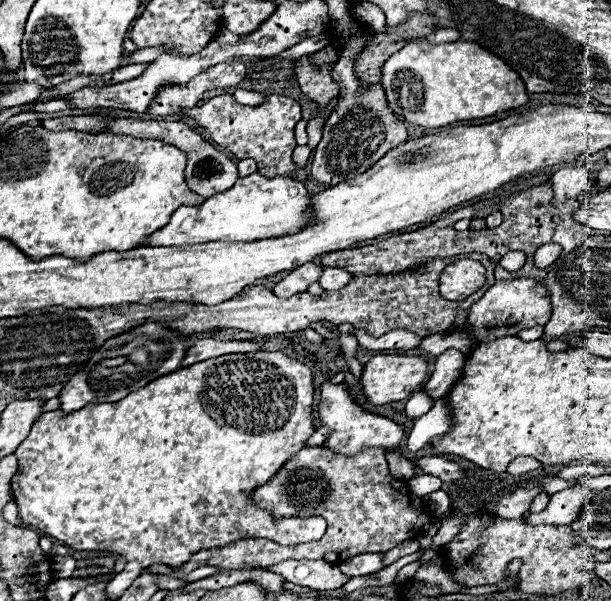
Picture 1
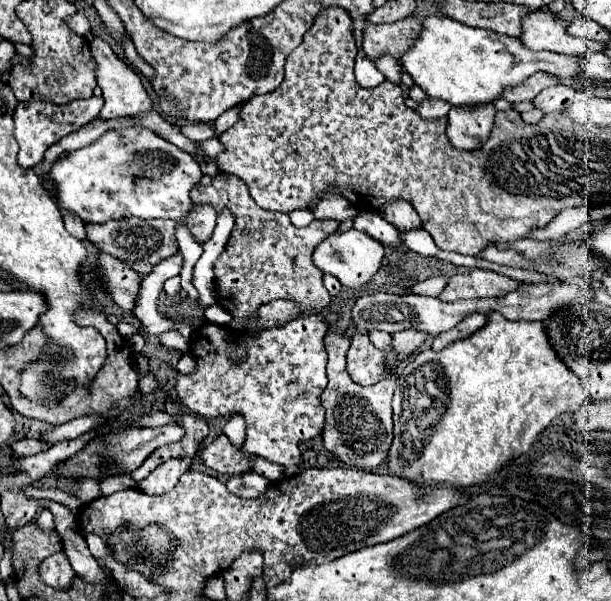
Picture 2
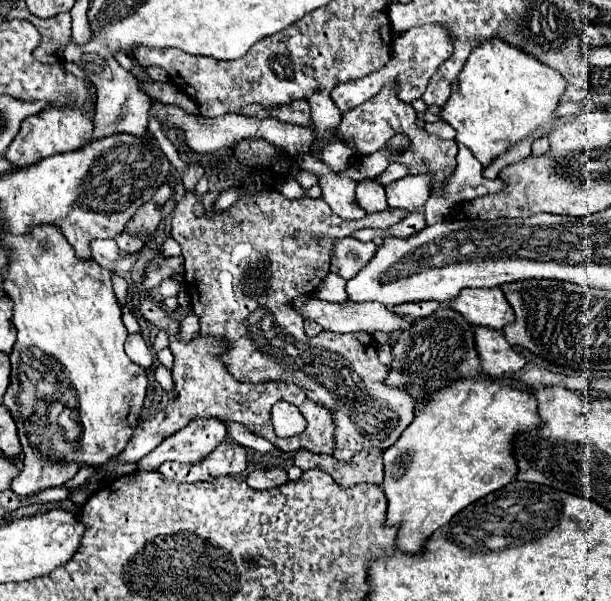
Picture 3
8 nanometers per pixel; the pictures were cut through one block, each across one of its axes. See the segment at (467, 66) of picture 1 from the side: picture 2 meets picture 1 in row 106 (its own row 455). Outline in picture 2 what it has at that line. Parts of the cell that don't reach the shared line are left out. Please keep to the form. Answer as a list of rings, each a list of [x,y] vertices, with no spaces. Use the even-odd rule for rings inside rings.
[[[490,312],[488,314],[488,322],[484,328],[480,328],[478,332],[474,332],[472,336],[468,336],[466,340],[448,344],[444,350],[434,352],[434,350],[422,350],[416,356],[410,358],[410,362],[402,368],[400,378],[398,378],[398,388],[394,392],[394,400],[392,400],[392,410],[394,410],[394,442],[390,448],[390,456],[388,456],[388,468],[392,474],[414,480],[416,484],[436,484],[436,482],[444,482],[448,486],[472,486],[472,484],[482,484],[488,482],[490,478],[494,478],[494,474],[502,468],[504,462],[526,454],[530,450],[530,446],[534,444],[536,436],[542,432],[542,428],[546,428],[546,424],[550,424],[550,420],[554,420],[558,414],[562,412],[574,412],[578,406],[583,405],[589,398],[584,395],[582,382],[578,376],[574,376],[574,372],[570,372],[570,368],[566,368],[566,364],[562,364],[558,360],[558,354],[554,354],[554,350],[550,348],[550,340],[546,340],[546,326],[544,322],[530,322],[530,320],[506,320],[502,314],[498,312]]]

